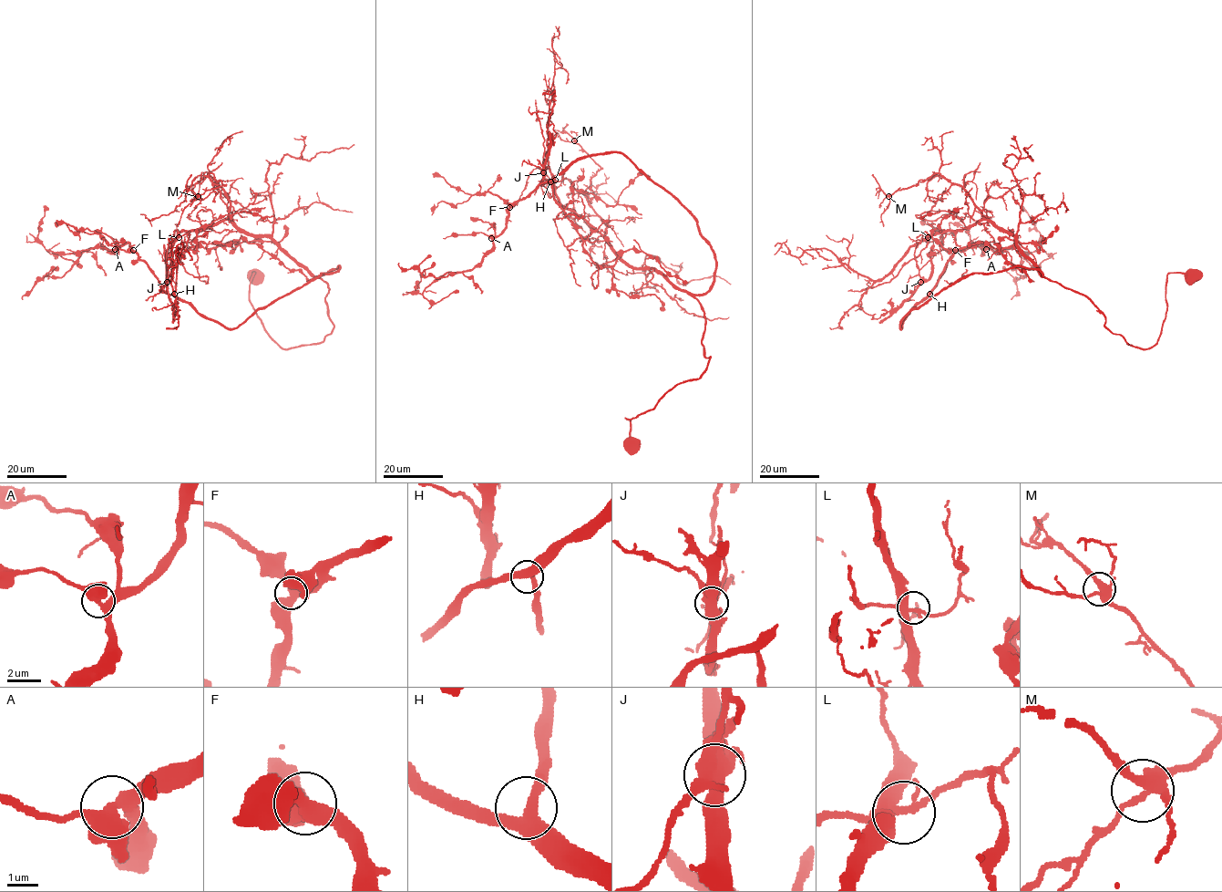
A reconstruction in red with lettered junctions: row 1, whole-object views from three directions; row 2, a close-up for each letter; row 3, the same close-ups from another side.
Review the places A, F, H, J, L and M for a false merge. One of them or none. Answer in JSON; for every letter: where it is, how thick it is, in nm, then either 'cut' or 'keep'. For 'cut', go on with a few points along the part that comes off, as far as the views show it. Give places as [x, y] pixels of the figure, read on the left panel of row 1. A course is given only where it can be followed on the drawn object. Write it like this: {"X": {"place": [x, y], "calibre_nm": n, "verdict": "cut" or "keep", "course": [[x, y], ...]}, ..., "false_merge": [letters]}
{"A": {"place": [115, 249], "calibre_nm": 420, "verdict": "keep"}, "F": {"place": [133, 250], "calibre_nm": 480, "verdict": "keep"}, "H": {"place": [174, 294], "calibre_nm": 400, "verdict": "keep"}, "J": {"place": [167, 282], "calibre_nm": 500, "verdict": "cut", "course": [[166, 283], [166, 294], [174, 312], [173, 323]]}, "L": {"place": [179, 237], "calibre_nm": 400, "verdict": "keep"}, "M": {"place": [198, 196], "calibre_nm": 380, "verdict": "keep"}, "false_merge": ["J"]}

